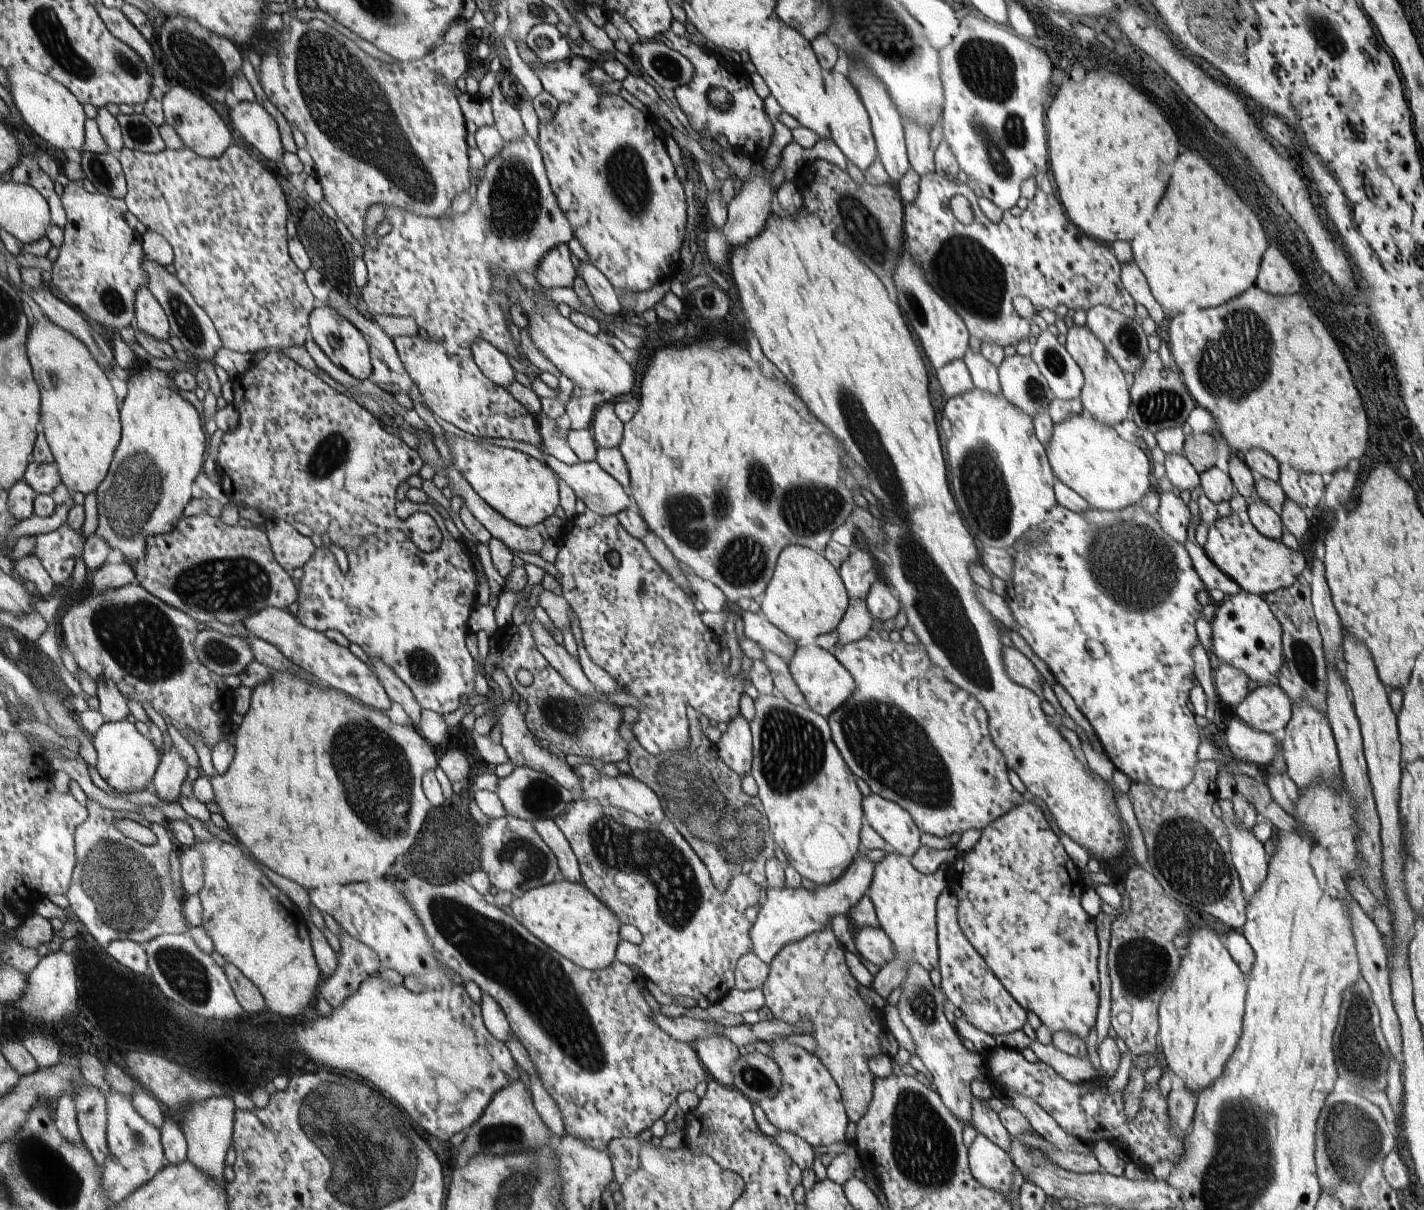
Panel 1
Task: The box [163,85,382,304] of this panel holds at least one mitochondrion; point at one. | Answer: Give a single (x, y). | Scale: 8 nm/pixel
(333, 248)

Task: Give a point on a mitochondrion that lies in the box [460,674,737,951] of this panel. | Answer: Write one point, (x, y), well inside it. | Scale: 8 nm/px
(677, 895)

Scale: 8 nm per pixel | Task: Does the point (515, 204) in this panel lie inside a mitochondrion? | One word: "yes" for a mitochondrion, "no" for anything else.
yes

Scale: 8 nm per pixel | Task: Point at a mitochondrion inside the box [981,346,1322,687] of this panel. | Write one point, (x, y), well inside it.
(1137, 568)

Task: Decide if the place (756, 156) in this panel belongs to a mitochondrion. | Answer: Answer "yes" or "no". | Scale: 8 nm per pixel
no

